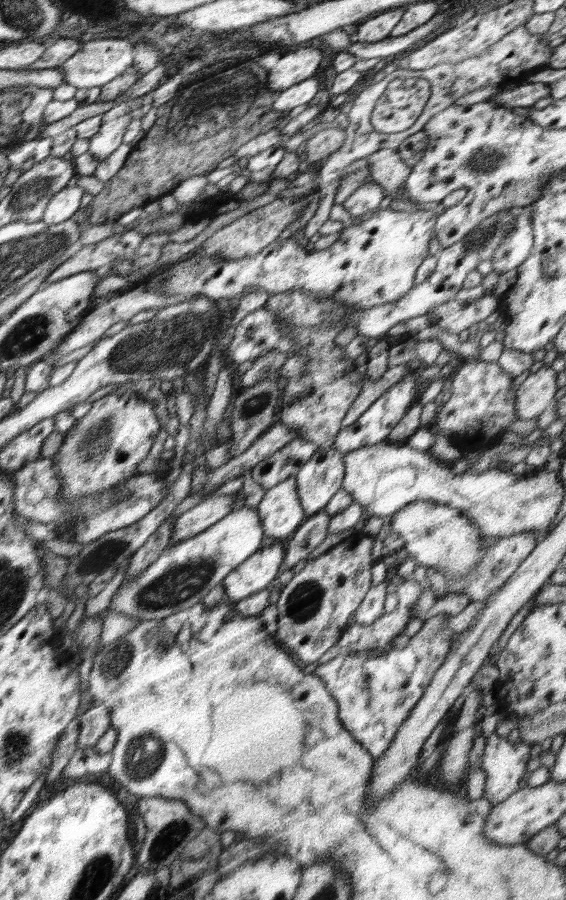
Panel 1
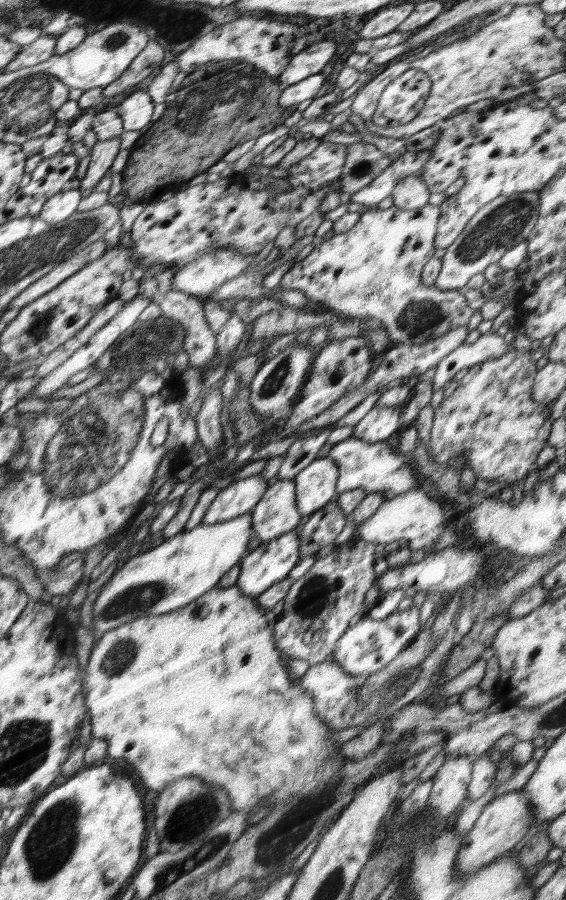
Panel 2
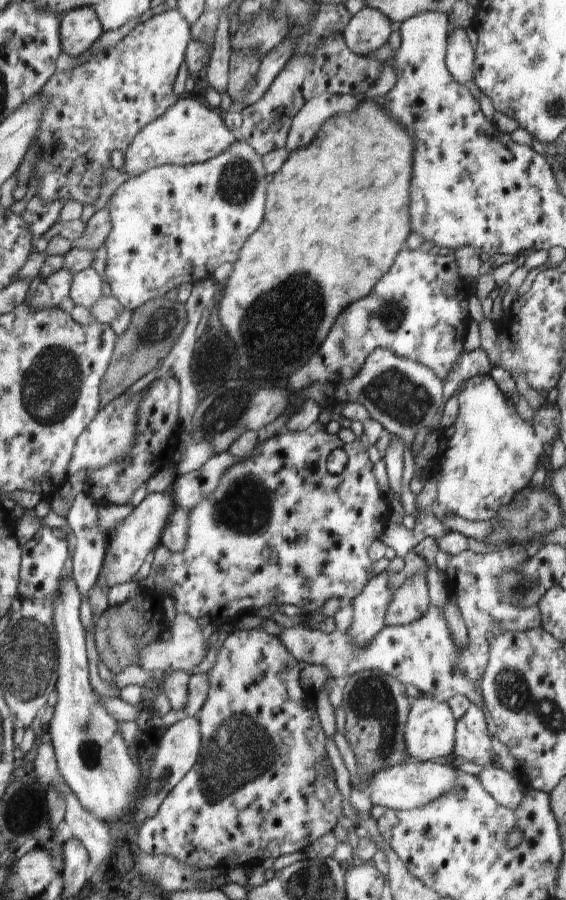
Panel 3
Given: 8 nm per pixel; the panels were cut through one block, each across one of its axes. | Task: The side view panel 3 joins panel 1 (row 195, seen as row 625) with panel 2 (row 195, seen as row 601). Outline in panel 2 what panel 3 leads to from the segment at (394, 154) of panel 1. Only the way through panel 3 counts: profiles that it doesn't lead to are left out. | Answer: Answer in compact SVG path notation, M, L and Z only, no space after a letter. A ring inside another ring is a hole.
M406 176L396 184L387 203L404 210L416 210L428 204L428 198L430 198L430 191L426 183L420 177Z

